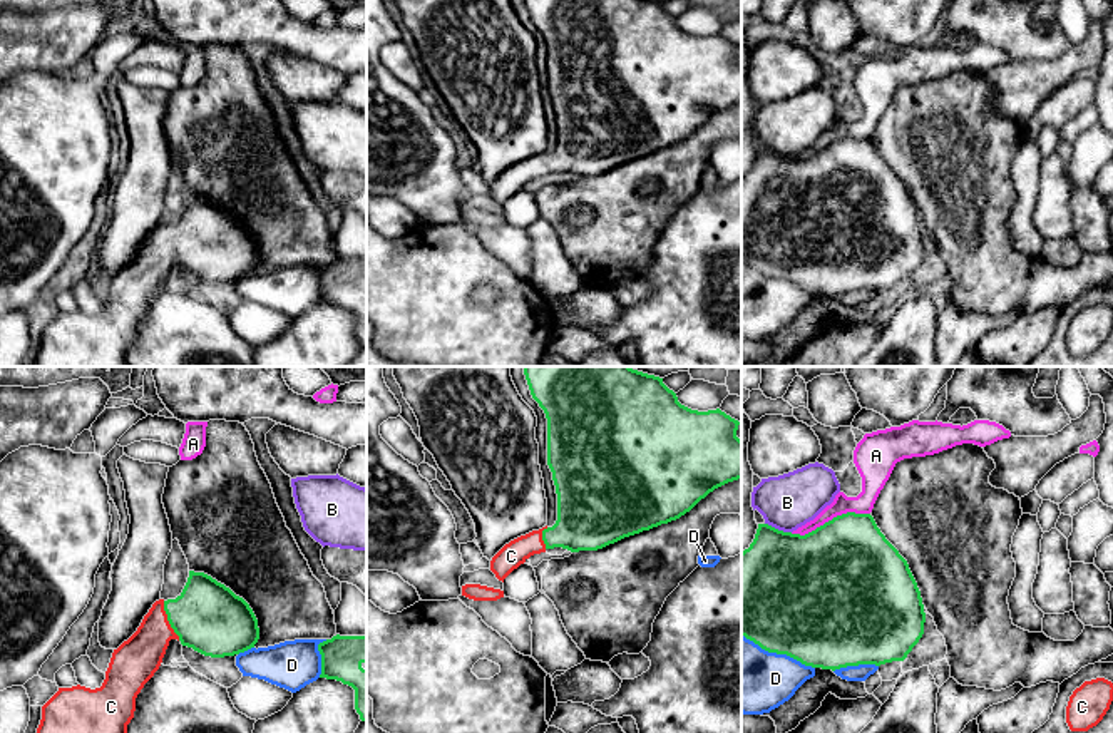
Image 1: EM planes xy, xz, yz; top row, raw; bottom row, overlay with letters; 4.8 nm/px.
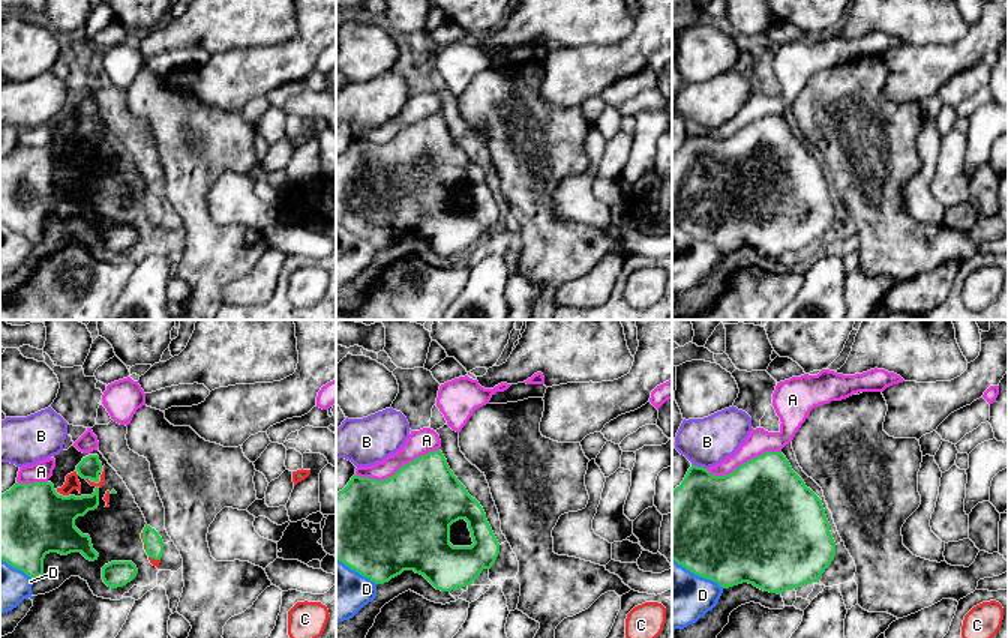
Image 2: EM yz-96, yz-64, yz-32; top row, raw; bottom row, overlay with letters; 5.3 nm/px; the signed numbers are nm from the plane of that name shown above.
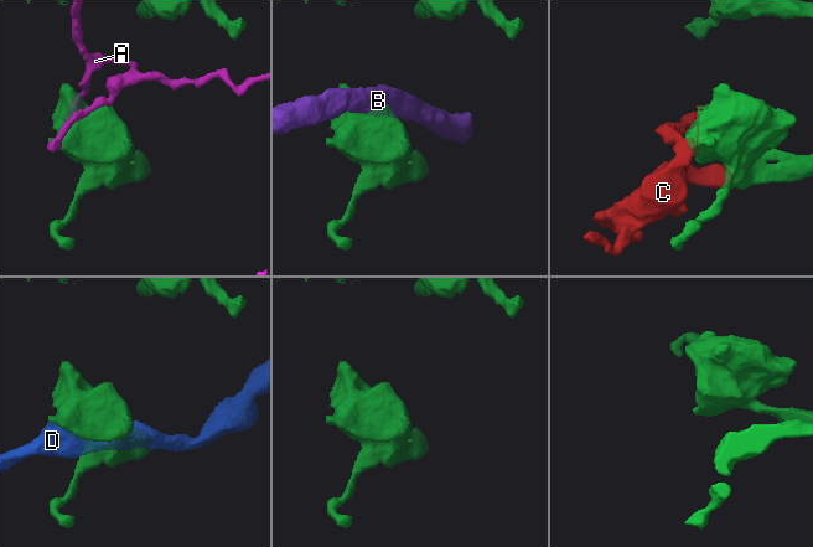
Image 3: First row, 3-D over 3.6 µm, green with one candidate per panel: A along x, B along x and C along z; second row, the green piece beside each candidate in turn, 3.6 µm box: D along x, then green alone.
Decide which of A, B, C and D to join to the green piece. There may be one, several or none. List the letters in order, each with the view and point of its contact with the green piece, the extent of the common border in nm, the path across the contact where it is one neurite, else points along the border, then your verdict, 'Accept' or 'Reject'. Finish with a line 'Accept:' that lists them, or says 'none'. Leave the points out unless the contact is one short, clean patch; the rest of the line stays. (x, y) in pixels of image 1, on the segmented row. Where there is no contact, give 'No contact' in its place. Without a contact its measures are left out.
A: Touches green at yz (829, 521). Shared border 400 nm. Reject
B: Touches green at yz (777, 529). Shared border 140 nm. Reject
C: Touches green at xy (168, 620). Shared border 200 nm. Accept
D: Touches green at yz (779, 653). Shared border 380 nm. Reject
Accept: C

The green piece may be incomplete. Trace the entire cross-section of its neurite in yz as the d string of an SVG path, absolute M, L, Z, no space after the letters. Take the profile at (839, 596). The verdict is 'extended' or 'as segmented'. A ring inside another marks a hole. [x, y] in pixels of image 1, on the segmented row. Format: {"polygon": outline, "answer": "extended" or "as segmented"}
{"polygon": "M847 512L833 517L815 531L800 536L778 531L768 524L758 524L753 542L741 552L741 636L758 644L762 649L777 654L787 654L805 666L822 669L840 669L859 664L885 664L904 661L924 634L926 613L917 582L907 561L885 539L870 514Z", "answer": "as segmented"}

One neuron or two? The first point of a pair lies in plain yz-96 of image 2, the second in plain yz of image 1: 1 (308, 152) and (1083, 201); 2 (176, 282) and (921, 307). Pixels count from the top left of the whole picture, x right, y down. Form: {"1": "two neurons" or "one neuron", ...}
{"1": "two neurons", "2": "two neurons"}

